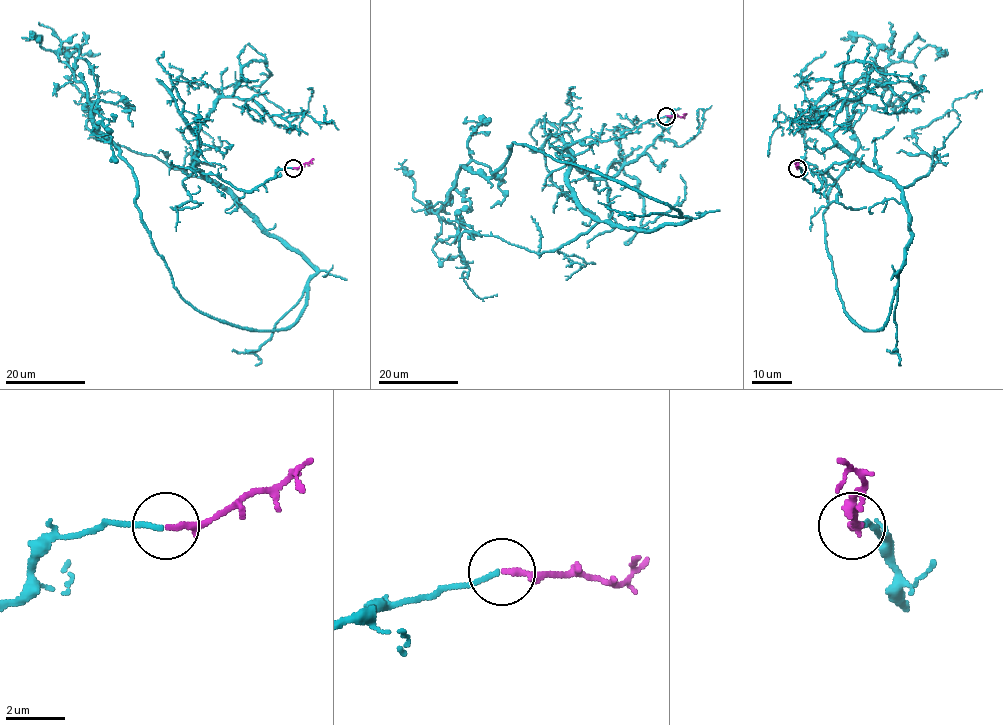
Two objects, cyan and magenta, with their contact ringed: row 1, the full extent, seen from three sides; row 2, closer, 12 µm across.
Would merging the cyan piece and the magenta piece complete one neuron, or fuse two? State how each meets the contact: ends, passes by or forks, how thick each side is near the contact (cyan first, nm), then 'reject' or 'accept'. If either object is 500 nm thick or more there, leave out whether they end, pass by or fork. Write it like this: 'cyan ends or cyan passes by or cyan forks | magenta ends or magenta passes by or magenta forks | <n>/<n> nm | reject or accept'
cyan ends | magenta ends | 160/200 nm | accept

